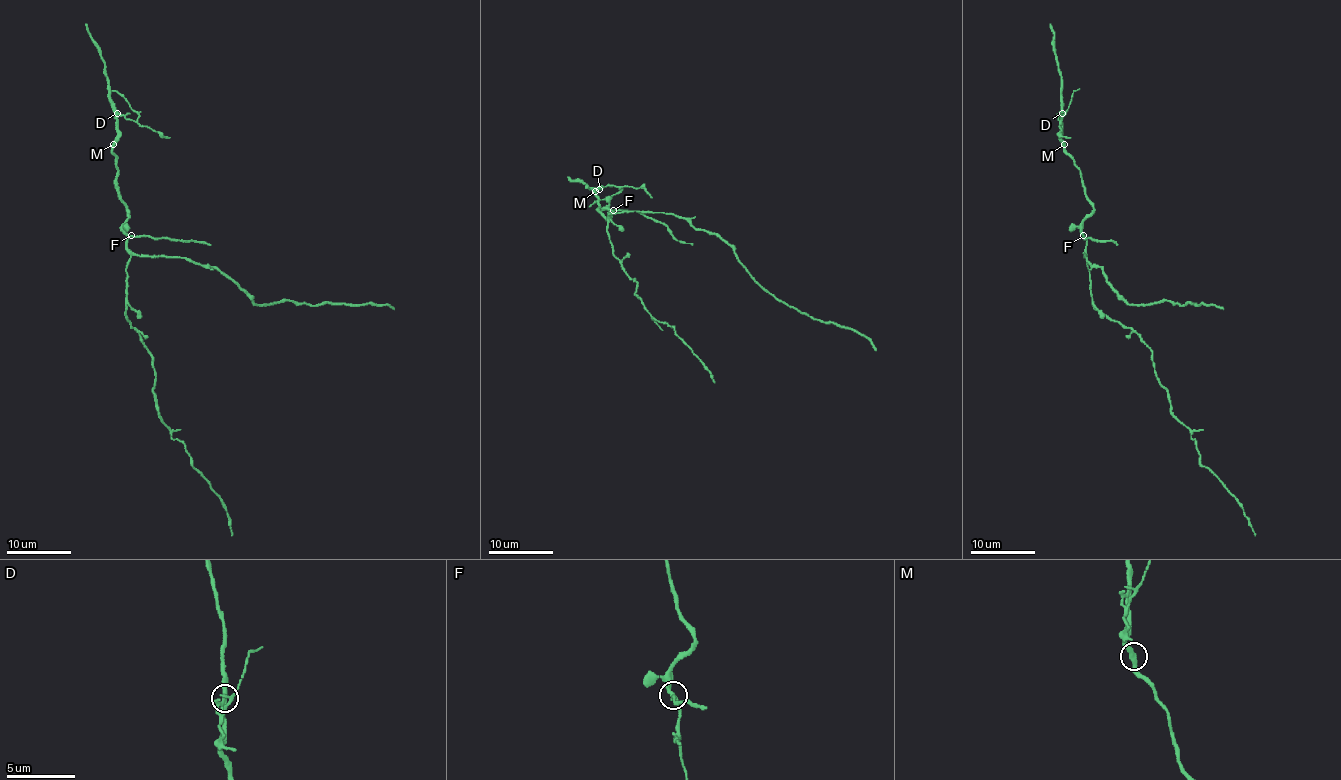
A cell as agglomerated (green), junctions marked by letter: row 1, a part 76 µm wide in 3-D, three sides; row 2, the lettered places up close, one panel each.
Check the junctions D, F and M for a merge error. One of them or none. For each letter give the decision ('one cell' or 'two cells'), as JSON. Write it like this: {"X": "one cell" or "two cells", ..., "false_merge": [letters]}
{"D": "two cells", "F": "one cell", "M": "one cell", "false_merge": ["D"]}

